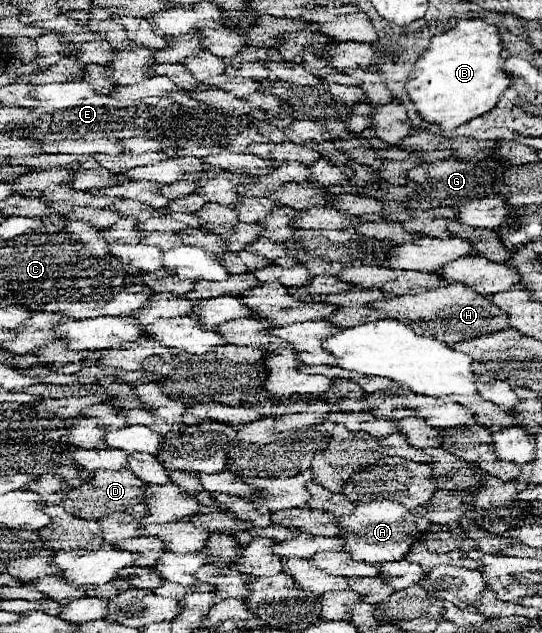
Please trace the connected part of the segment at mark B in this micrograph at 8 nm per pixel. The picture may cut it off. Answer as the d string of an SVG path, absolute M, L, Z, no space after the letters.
M479 18L459 20L455 28L431 40L427 52L417 60L409 76L407 92L423 120L437 122L443 130L453 130L495 108L501 94L513 82L503 66L503 42L497 26Z

